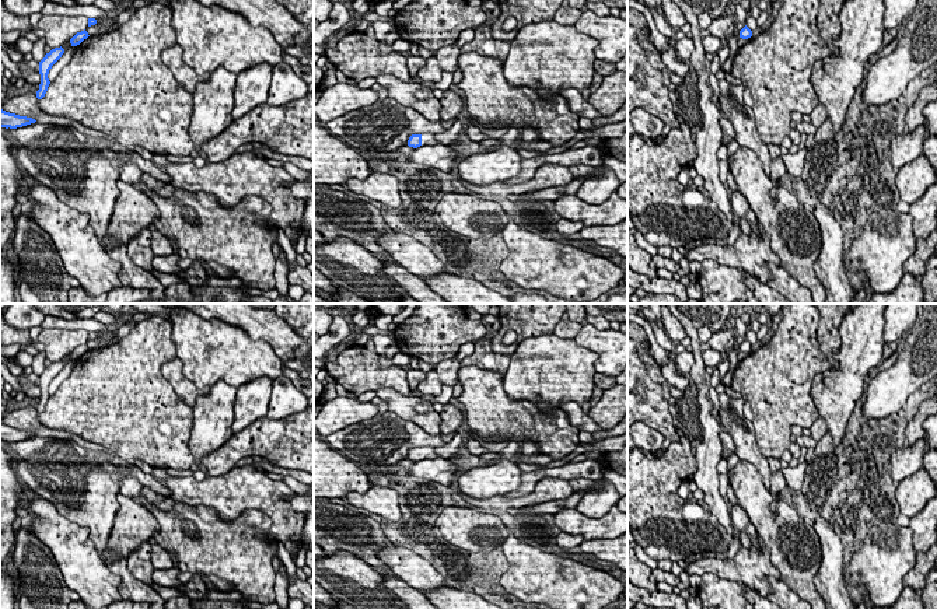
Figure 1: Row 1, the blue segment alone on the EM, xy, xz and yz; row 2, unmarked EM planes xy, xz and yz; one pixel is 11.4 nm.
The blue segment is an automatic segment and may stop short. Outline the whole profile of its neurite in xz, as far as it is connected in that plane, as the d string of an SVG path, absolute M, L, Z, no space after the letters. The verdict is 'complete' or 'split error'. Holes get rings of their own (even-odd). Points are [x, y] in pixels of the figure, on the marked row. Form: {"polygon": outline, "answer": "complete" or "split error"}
{"polygon": "M434 133L412 134L408 140L408 146L417 148L420 146L433 146L437 144Z", "answer": "split error"}

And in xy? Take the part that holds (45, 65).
{"polygon": "M55 48L49 53L45 55L45 57L39 62L39 74L41 74L41 84L39 90L36 91L36 98L42 99L48 91L48 87L50 84L48 74L52 66L62 57L64 53L64 49Z", "answer": "complete"}

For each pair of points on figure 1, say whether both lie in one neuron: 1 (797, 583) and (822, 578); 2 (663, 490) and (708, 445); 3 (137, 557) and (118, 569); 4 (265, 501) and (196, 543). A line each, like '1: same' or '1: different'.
1: different
2: different
3: different
4: different

